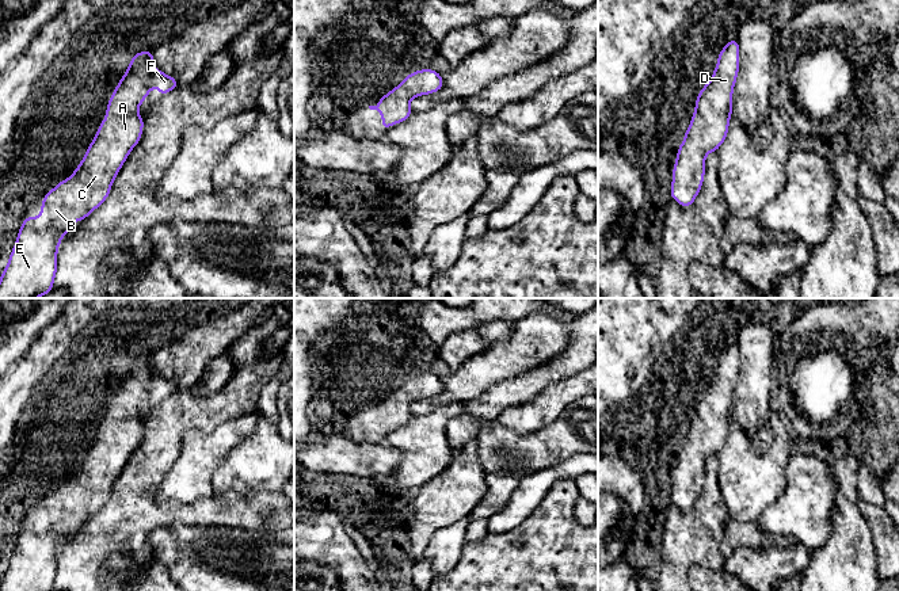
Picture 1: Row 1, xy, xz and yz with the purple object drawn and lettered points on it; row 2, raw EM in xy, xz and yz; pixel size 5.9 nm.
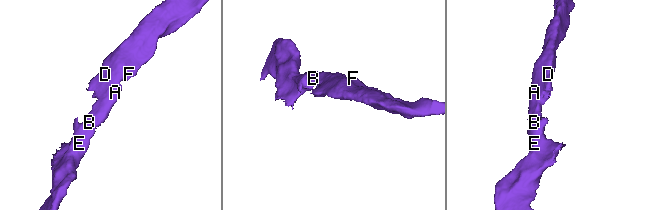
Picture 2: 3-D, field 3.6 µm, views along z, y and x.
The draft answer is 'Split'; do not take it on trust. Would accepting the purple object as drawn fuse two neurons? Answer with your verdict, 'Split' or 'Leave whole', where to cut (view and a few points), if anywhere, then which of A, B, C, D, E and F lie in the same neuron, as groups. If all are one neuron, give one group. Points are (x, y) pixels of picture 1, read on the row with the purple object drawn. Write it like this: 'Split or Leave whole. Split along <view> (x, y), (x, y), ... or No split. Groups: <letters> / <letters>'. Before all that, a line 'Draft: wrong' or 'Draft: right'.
Draft: wrong
Leave whole. No split. Groups: A B C D E F

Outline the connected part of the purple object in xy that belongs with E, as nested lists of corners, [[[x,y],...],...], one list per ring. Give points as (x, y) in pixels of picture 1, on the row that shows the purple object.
[[[138,52],[115,87],[94,141],[73,175],[42,199],[41,216],[26,217],[0,277],[0,298],[46,296],[57,272],[57,251],[72,222],[99,207],[121,167],[142,134],[137,113],[153,87],[160,96],[178,87],[176,79],[153,66],[152,52]]]

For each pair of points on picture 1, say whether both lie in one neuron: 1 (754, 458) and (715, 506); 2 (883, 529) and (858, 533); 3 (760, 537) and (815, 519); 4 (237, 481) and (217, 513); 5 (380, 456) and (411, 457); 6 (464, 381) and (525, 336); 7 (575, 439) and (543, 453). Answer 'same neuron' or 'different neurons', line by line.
1: different neurons
2: different neurons
3: different neurons
4: different neurons
5: different neurons
6: same neuron
7: same neuron

